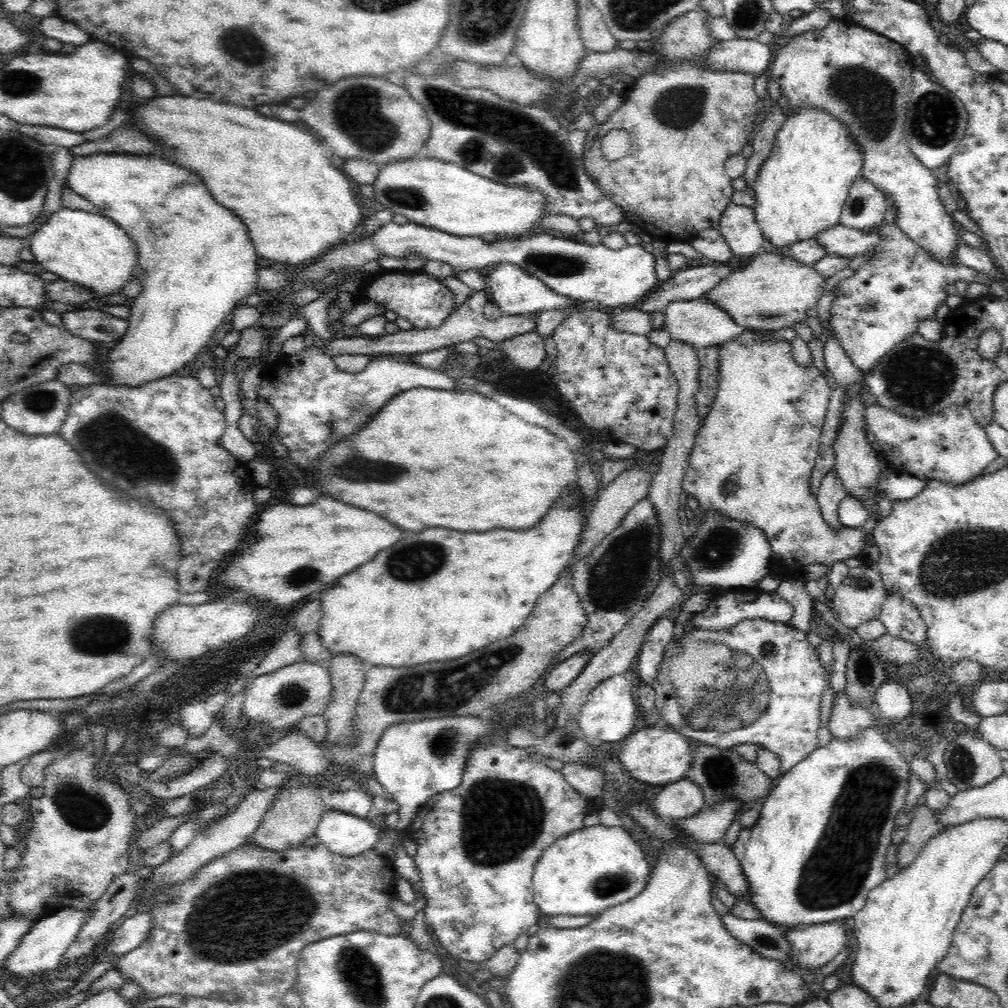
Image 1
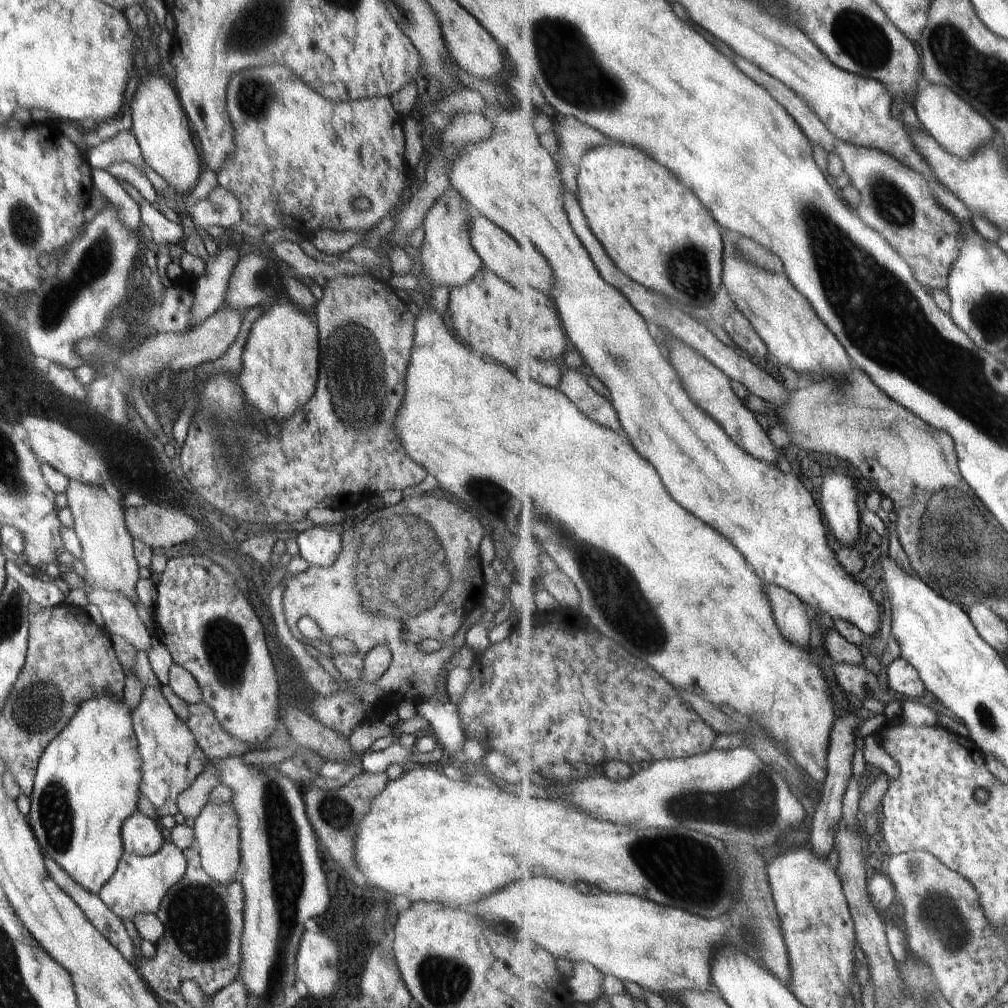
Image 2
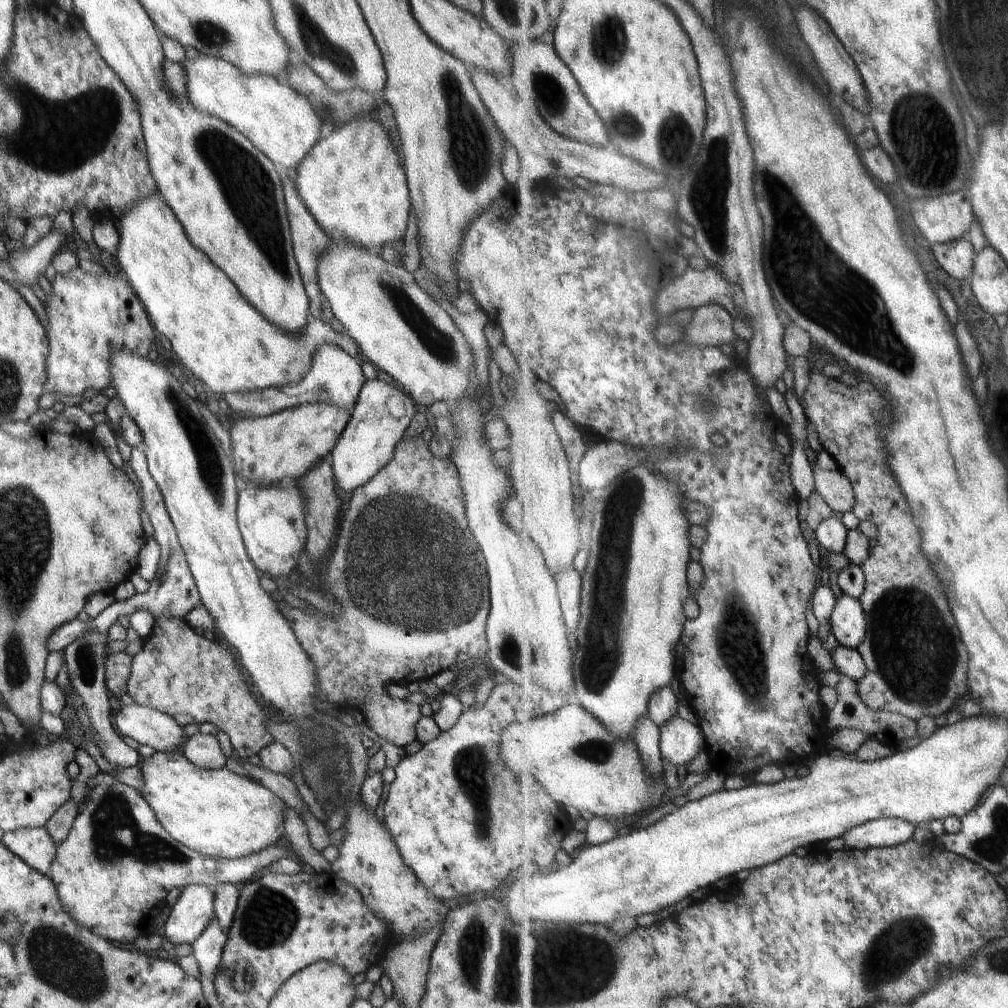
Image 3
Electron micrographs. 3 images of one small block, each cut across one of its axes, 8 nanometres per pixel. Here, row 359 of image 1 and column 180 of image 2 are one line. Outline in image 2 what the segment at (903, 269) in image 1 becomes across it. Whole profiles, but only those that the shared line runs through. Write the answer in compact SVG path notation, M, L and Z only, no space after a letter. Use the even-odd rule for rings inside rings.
M164 841L164 846L152 856L136 856L124 851L116 872L100 889L99 898L123 922L131 925L132 918L138 914L155 914L160 908L166 892L182 880L186 874L186 858L173 842Z

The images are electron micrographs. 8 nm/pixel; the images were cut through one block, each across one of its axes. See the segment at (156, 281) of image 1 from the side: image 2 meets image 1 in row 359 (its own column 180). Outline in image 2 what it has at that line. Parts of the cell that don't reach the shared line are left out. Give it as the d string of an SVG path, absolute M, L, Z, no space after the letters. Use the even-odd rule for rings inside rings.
M144 76L130 104L131 130L138 141L146 164L162 176L180 197L190 195L200 176L200 156L190 134L189 118L178 98L177 90L158 76Z

